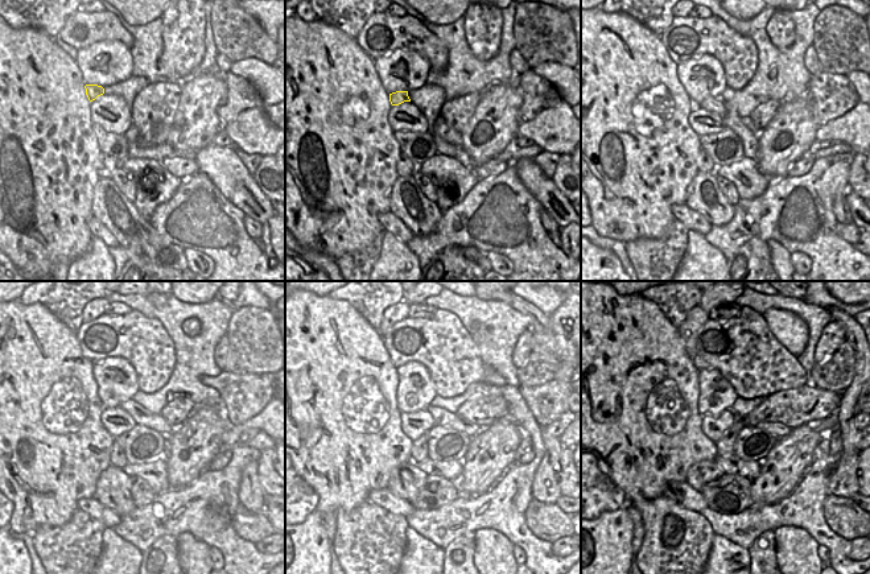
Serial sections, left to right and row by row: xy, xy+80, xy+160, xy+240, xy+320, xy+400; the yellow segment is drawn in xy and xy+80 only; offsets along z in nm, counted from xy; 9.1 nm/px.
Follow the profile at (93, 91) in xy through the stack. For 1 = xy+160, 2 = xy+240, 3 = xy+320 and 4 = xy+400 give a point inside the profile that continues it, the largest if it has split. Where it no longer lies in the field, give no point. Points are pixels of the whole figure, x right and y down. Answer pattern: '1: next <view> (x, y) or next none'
1: next xy+160 (714, 104)
2: next xy+240 (141, 416)
3: next xy+320 (441, 416)
4: next xy+400 (776, 429)

